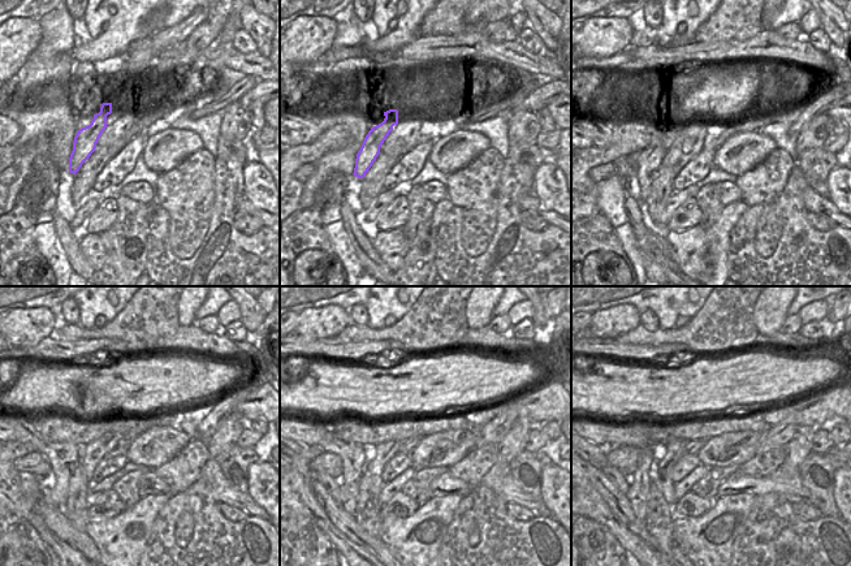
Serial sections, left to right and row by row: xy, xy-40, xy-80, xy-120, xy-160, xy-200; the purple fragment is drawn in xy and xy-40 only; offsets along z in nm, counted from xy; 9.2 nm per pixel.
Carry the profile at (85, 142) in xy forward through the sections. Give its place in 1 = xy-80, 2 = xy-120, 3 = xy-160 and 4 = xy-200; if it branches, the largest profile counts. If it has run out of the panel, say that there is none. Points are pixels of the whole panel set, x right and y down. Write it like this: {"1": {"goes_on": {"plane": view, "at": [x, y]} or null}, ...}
{"1": {"goes_on": {"plane": "xy-80", "at": [648, 160]}}, "2": {"goes_on": {"plane": "xy-120", "at": [60, 456]}}, "3": {"goes_on": {"plane": "xy-160", "at": [351, 456]}}, "4": {"goes_on": {"plane": "xy-200", "at": [638, 493]}}}

